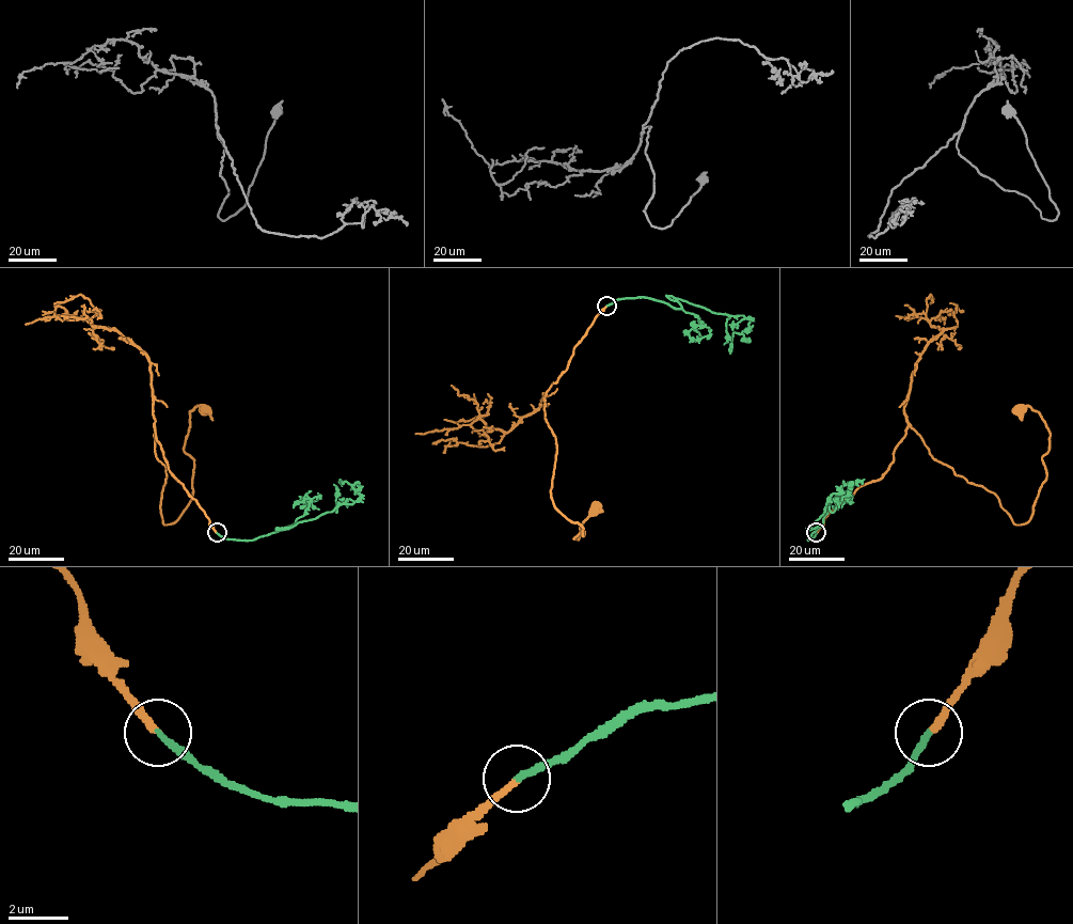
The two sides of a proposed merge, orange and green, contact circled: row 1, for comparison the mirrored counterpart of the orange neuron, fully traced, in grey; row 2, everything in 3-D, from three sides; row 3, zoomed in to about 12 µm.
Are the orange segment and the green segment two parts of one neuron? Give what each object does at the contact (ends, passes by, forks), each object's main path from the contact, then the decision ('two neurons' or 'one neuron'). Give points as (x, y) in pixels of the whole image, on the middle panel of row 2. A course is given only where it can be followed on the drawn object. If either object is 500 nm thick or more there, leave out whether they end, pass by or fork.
orange ends | green ends | orange via (606, 306), (545, 397), (556, 445), (552, 503), (583, 528), (576, 539), (595, 509) | green via (606, 306), (644, 297), (681, 307), (666, 295), (743, 315), (747, 329), (734, 333), (730, 354) | one neuron

